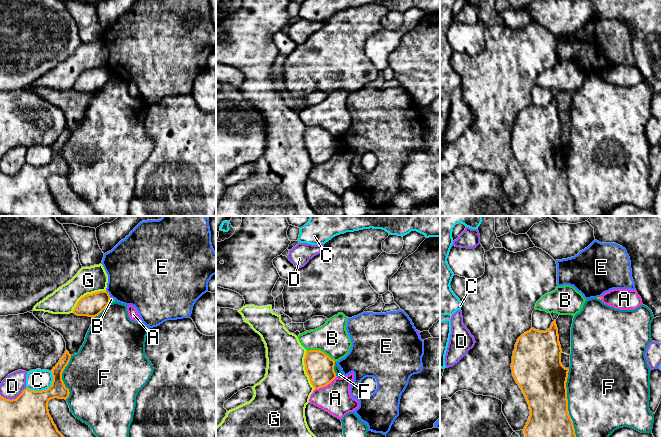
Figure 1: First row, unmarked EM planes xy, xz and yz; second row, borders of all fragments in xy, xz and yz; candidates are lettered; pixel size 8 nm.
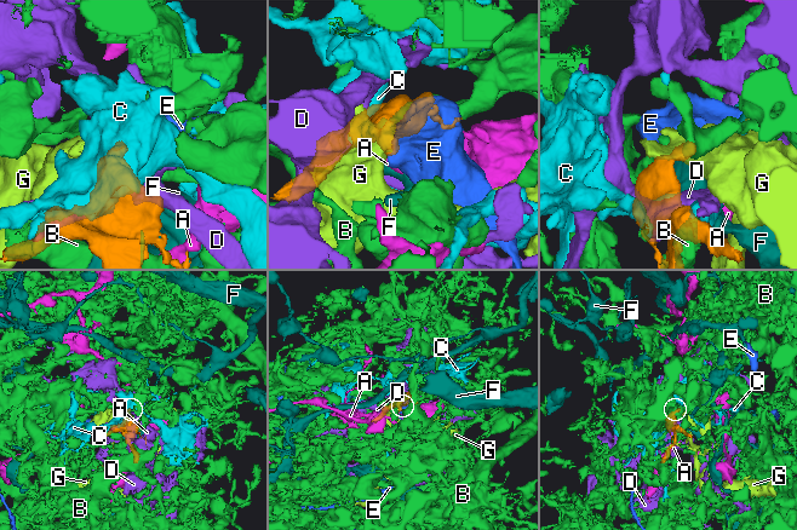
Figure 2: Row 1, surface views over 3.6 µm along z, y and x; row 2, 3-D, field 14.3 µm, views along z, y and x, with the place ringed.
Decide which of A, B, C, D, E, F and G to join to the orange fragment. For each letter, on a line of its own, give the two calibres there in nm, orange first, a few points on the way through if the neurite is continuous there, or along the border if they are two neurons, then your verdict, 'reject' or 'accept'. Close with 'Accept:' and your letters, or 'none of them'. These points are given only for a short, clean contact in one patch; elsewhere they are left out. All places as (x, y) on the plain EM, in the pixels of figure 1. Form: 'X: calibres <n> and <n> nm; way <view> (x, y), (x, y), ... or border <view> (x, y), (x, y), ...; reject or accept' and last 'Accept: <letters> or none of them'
A: calibres 220 and 260 nm; reject
B: calibres 220 and 260 nm; reject
C: calibres 340 and 170 nm; reject
D: calibres 420 and 180 nm; reject
E: calibres 190 and 440 nm; border xy (106, 66), (110, 72); reject
F: calibres 380 and 500 nm; reject
G: calibres 190 and 220 nm; reject
Accept: none of them

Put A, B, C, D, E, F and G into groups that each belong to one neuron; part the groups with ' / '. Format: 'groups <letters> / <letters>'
groups A / B C / D / E / F / G

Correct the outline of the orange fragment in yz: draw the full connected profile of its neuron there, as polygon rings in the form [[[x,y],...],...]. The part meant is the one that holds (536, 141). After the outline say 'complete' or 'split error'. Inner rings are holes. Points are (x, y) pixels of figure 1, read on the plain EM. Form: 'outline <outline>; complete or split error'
outline [[[555,96],[548,106],[531,104],[517,115],[511,145],[530,185],[523,205],[525,216],[578,216],[568,187],[566,158],[569,145],[562,141],[561,129]]]; complete

